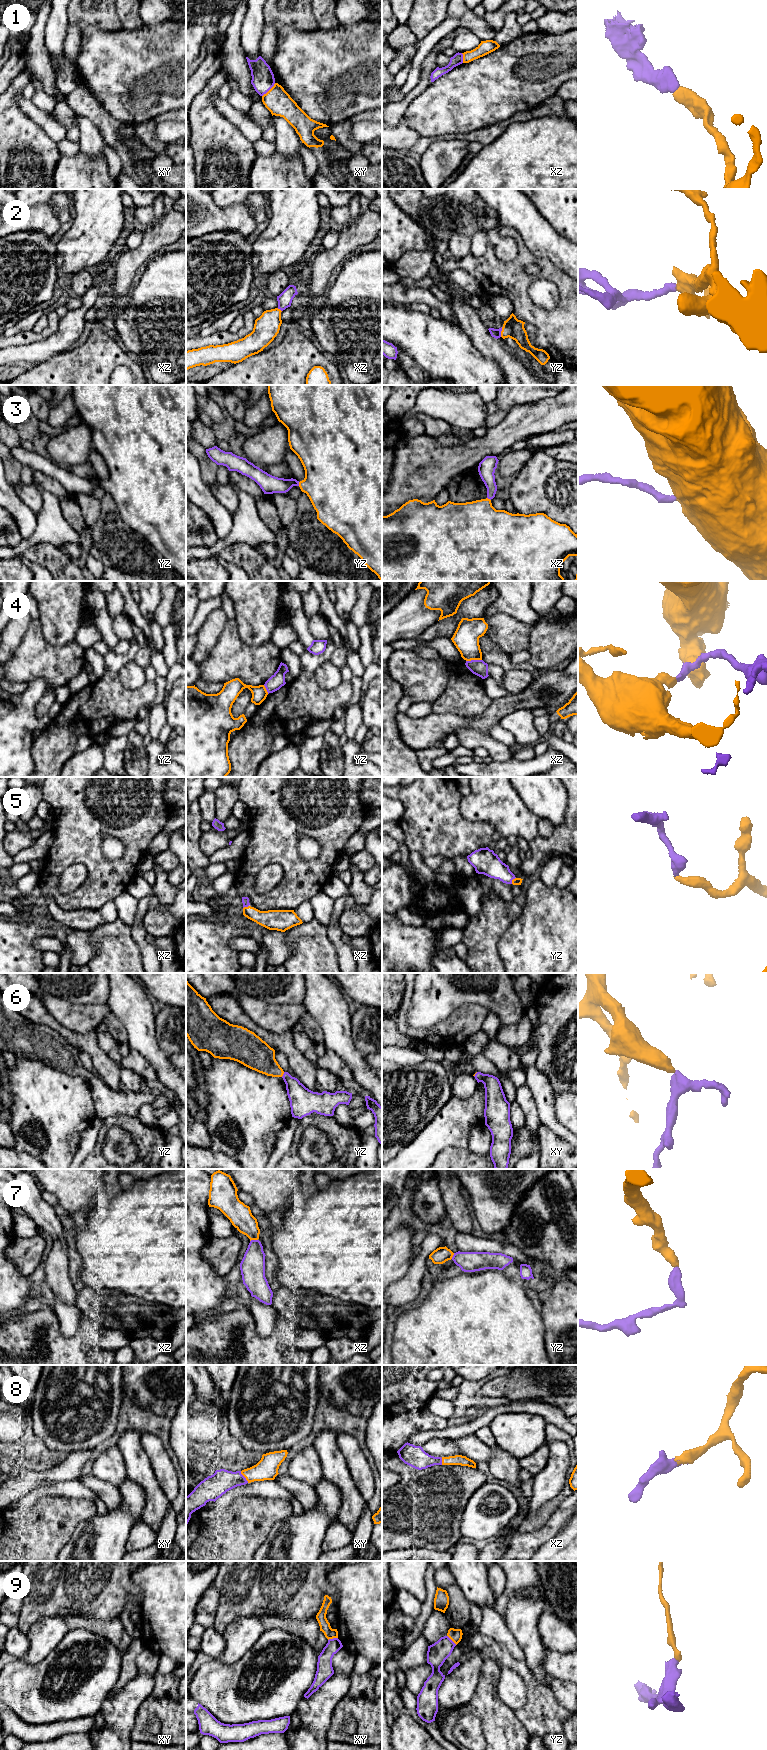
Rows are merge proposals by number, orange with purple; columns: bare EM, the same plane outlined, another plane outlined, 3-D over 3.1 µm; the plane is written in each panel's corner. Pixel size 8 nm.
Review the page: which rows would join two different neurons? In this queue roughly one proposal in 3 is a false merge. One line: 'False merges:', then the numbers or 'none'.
False merges: 1, 4, 9

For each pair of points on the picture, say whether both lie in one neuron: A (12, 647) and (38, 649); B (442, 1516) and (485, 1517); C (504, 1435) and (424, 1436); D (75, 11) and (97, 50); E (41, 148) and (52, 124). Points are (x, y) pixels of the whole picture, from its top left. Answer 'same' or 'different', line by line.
A: different
B: different
C: different
D: different
E: different

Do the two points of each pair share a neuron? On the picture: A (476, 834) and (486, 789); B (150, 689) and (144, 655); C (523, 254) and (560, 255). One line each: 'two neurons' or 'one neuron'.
A: two neurons
B: two neurons
C: two neurons

